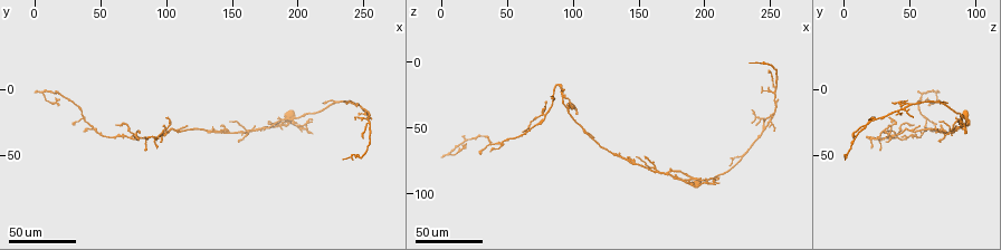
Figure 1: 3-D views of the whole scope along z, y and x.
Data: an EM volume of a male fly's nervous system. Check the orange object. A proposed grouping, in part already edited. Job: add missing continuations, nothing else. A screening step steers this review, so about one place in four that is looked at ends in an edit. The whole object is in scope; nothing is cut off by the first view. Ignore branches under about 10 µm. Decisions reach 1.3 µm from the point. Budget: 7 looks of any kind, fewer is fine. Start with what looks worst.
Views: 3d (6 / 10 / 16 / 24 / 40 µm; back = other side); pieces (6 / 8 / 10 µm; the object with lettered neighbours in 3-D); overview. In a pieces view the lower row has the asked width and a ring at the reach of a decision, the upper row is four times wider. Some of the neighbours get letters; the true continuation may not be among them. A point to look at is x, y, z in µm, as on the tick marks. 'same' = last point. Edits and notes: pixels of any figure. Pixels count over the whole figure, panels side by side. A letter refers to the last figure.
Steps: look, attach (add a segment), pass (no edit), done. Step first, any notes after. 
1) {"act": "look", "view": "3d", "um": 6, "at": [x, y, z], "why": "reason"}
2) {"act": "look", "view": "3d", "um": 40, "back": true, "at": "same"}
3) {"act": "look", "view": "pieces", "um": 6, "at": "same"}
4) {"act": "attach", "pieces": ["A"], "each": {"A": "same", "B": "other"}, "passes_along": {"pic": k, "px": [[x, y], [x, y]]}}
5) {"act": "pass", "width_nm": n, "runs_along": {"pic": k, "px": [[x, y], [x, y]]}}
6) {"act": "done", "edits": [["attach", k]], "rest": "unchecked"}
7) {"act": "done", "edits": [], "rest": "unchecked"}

{"act": "look", "view": "3d", "um": 24, "at": [238, 8, 48], "why": "tapers out"}

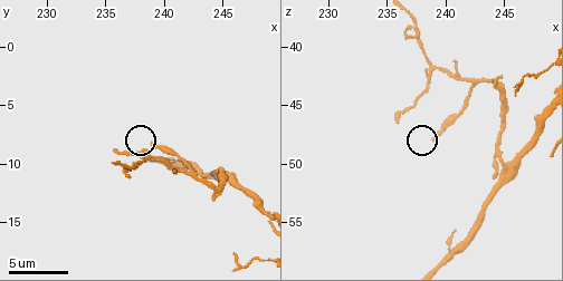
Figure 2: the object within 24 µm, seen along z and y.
{"act": "look", "view": "pieces", "um": 8, "at": [239.0, 8.2, 48.0], "why": "what lies round it"}

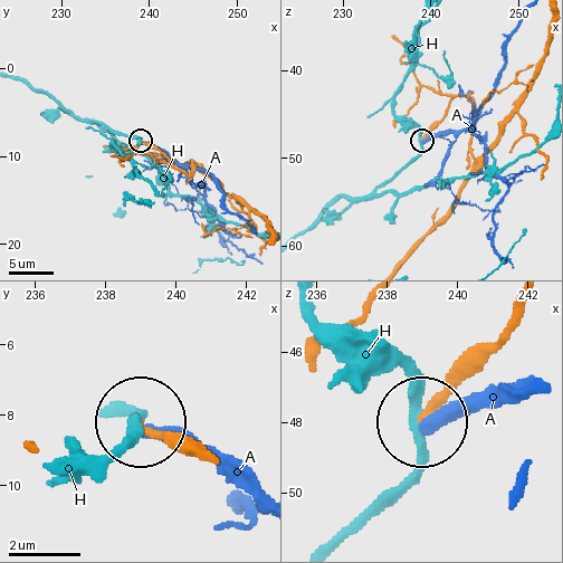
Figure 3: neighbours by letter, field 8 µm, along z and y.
{"act": "pass", "each": {"A": "other", "H": "other"}, "runs_along": {"pic": 3, "px": [[524, 301], [506, 336], [426, 423]]}, "found": "none of them fits"}

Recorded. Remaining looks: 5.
{"act": "look", "view": "3d", "um": 40, "at": [66, 38, 52], "why": "thin end"}

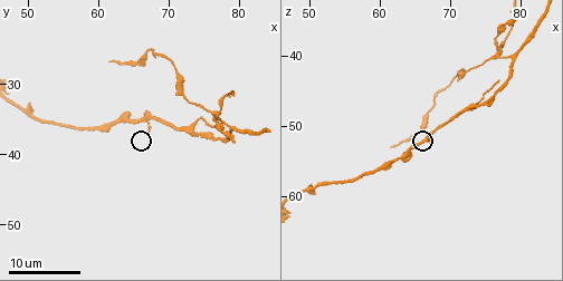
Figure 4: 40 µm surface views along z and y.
{"act": "look", "view": "3d", "um": 6, "at": [67.5, 37.0, 52.0], "why": "closer look"}

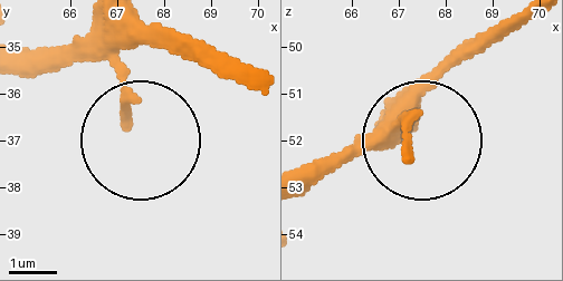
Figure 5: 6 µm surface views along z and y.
{"act": "look", "view": "pieces", "um": 6, "at": [67.20, 36.65, 52.40], "why": "what lies round it"}

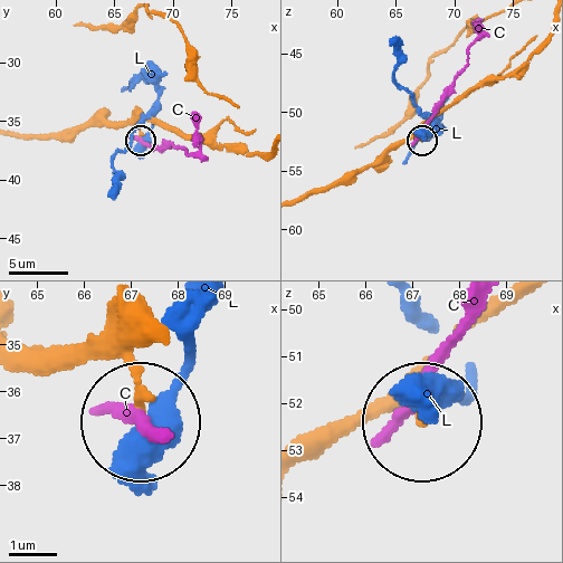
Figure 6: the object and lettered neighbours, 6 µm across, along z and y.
{"act": "pass", "each": {"C": "other", "L": "other"}, "found": "no lettered segment goes on from it"}

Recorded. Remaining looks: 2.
{"act": "look", "view": "3d", "um": 24, "at": [156, 38, 72]}

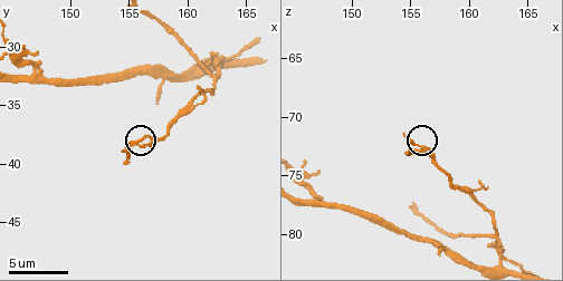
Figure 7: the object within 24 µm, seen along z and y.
{"act": "look", "view": "pieces", "um": 8, "at": [154.8, 40.0, 72.8]}

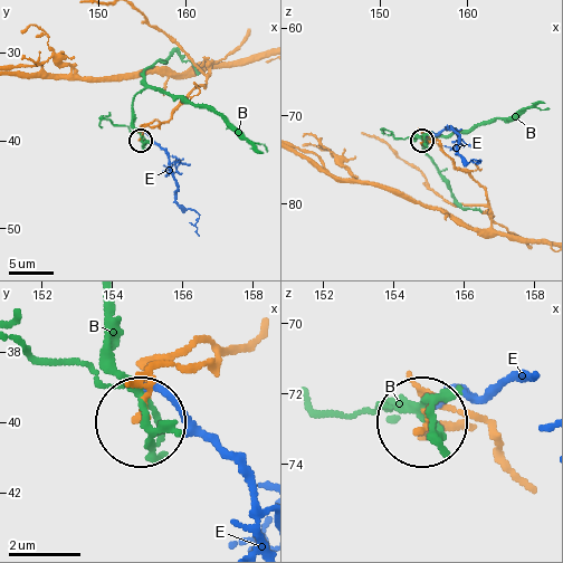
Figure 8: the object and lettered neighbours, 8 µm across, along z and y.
{"act": "pass", "width_nm": 120, "each": {"B": "other", "E": "other"}, "found": "no lettered segment goes on from it"}

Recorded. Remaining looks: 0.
{"act": "done", "edits": [], "rest": "unchecked"}

